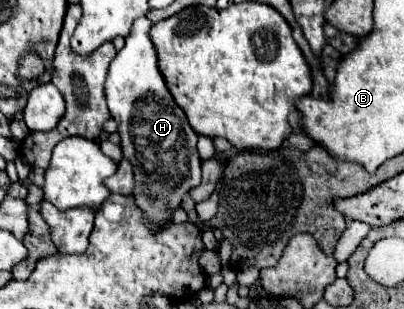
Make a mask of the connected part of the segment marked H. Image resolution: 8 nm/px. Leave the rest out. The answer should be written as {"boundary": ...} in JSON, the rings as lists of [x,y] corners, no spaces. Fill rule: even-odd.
{"boundary":[[[140,17],[134,21],[126,45],[110,63],[106,79],[108,109],[118,123],[122,151],[134,165],[136,205],[146,213],[150,227],[170,221],[170,211],[180,205],[182,195],[200,185],[200,155],[196,151],[198,135],[190,127],[184,111],[174,103],[162,71],[158,67],[156,47],[150,39],[152,21]]]}

